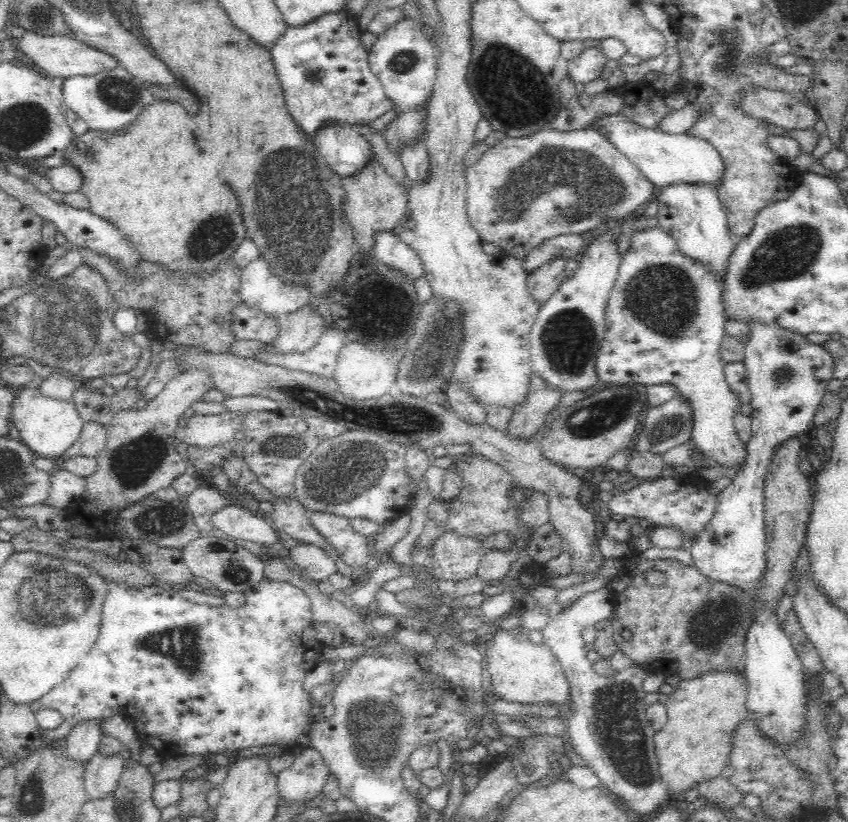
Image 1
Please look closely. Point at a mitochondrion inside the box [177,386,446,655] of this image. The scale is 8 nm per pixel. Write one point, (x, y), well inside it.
(347, 474)

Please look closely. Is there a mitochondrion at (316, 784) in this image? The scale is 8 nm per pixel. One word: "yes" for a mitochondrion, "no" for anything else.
no

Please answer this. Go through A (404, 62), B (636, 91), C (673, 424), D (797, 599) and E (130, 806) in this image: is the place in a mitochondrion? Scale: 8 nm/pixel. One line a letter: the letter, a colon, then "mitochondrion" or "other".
A: mitochondrion
B: other
C: mitochondrion
D: other
E: mitochondrion

